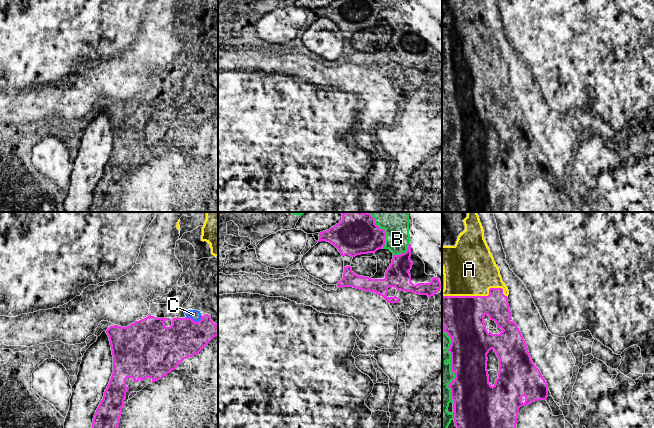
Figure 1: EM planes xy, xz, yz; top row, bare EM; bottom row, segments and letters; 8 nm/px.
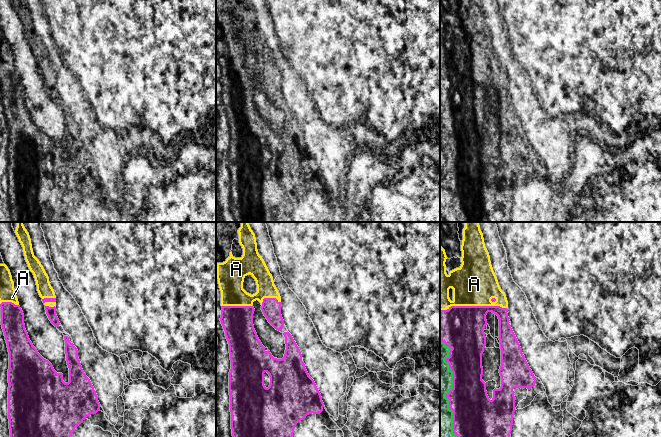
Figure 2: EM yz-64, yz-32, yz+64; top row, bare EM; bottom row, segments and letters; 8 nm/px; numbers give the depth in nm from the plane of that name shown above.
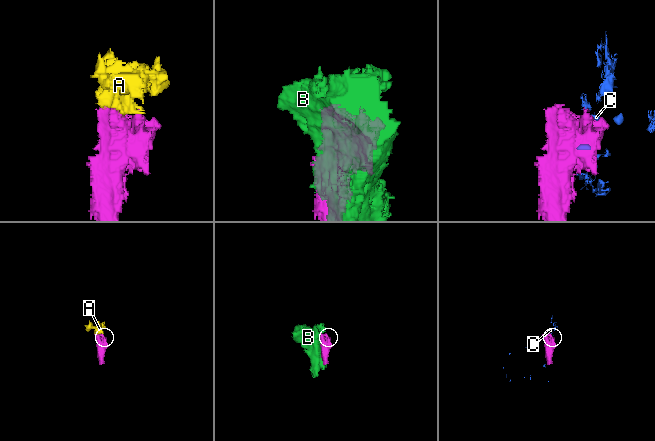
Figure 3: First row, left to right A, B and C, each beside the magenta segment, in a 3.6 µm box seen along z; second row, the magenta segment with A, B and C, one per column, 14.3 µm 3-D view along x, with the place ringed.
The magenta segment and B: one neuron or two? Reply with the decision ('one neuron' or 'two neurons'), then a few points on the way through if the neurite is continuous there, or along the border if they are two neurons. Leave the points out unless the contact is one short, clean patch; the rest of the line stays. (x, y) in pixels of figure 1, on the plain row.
two neurons

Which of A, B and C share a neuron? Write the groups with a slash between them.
A B C

